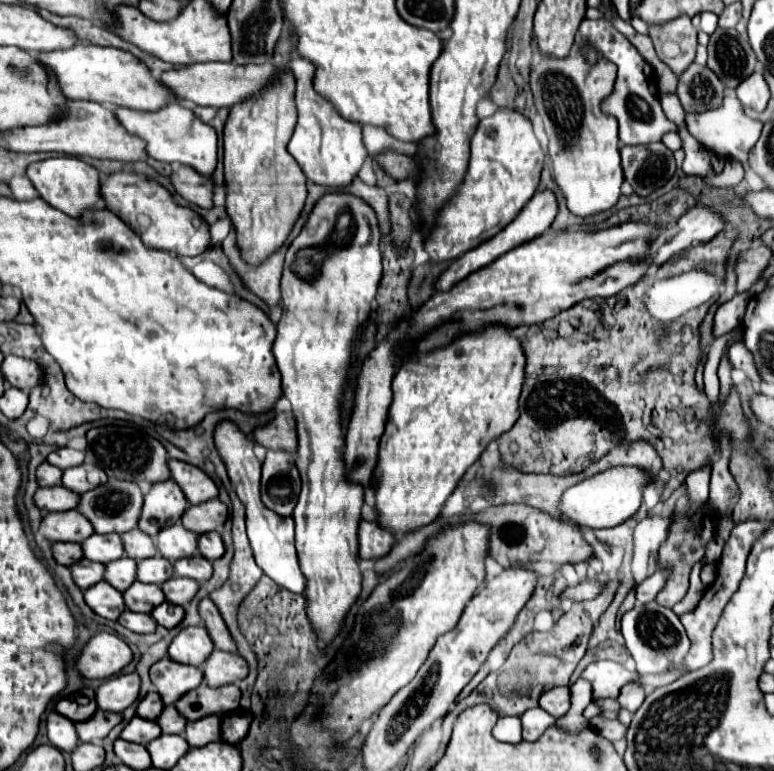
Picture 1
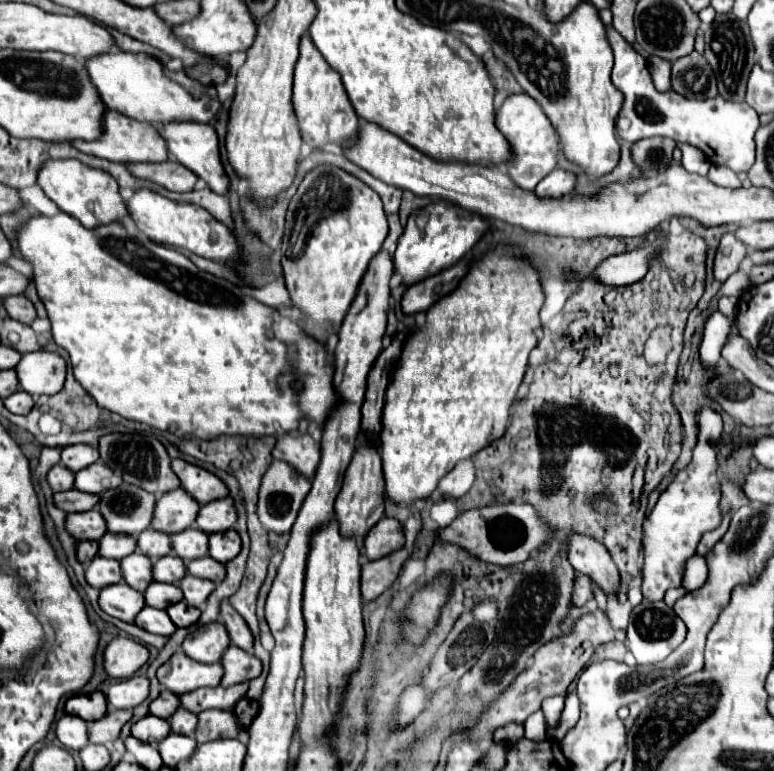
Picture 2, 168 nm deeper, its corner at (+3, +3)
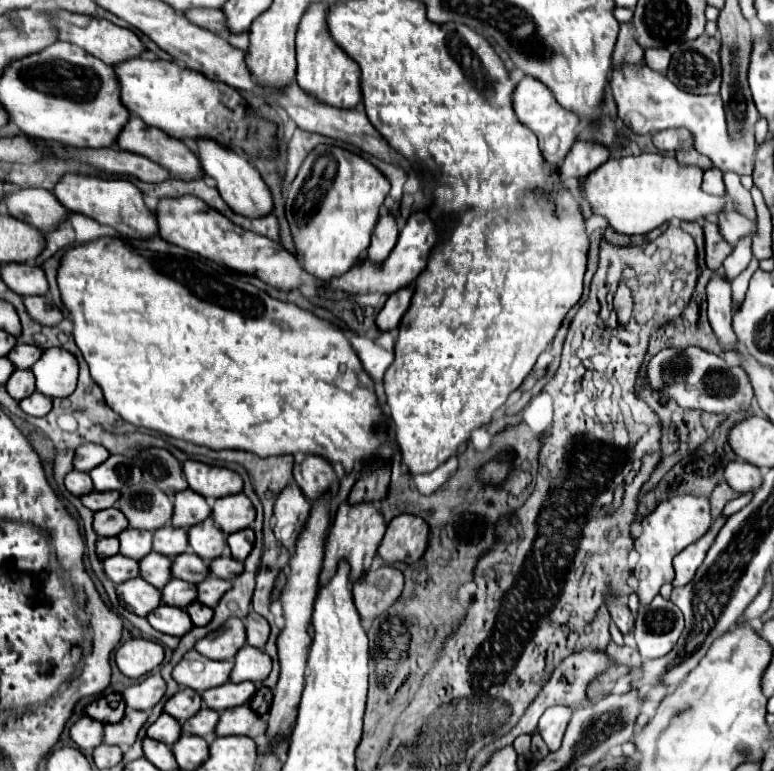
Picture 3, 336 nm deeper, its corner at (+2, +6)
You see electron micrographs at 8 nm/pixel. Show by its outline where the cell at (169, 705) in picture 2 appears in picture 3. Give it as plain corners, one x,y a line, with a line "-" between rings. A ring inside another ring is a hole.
181,688
177,694
173,694
167,702
165,702
165,712
171,714
175,720
185,722
185,718
191,718
197,710
201,708
201,696
195,690
189,688

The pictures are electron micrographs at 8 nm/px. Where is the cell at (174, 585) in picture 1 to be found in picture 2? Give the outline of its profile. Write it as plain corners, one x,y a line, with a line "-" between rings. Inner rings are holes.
188,575
188,577
184,577
184,579
180,581
180,587
182,587
182,591
184,591
184,601
186,601
188,605
192,605
192,607
202,609
202,607
206,605
208,595
216,589
216,583

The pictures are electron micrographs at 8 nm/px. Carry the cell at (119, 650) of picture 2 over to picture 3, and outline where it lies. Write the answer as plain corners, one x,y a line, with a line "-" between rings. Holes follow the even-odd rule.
133,638
119,646
115,652
115,662
127,678
137,680
157,668
163,662
163,656
161,644
145,638

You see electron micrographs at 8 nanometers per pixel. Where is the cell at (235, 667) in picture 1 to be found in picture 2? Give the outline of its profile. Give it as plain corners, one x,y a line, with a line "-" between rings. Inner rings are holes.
230,645
226,649
226,653
222,657
222,665
224,665
224,677
222,677
224,687
250,681
262,673
260,659
252,653
242,651
236,645

